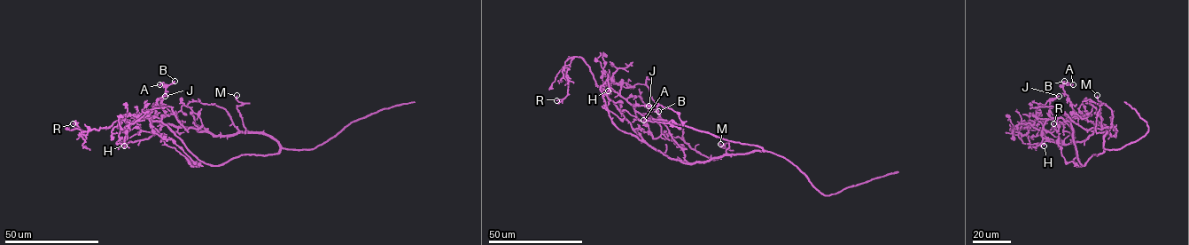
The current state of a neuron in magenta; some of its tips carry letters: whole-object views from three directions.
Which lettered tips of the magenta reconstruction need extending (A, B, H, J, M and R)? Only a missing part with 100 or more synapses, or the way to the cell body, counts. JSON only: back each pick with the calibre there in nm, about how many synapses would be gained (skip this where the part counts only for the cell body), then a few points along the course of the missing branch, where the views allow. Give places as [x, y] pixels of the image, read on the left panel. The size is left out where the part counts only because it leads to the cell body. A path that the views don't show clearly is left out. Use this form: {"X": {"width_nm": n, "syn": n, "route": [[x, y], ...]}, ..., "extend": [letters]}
{"extend": []}

